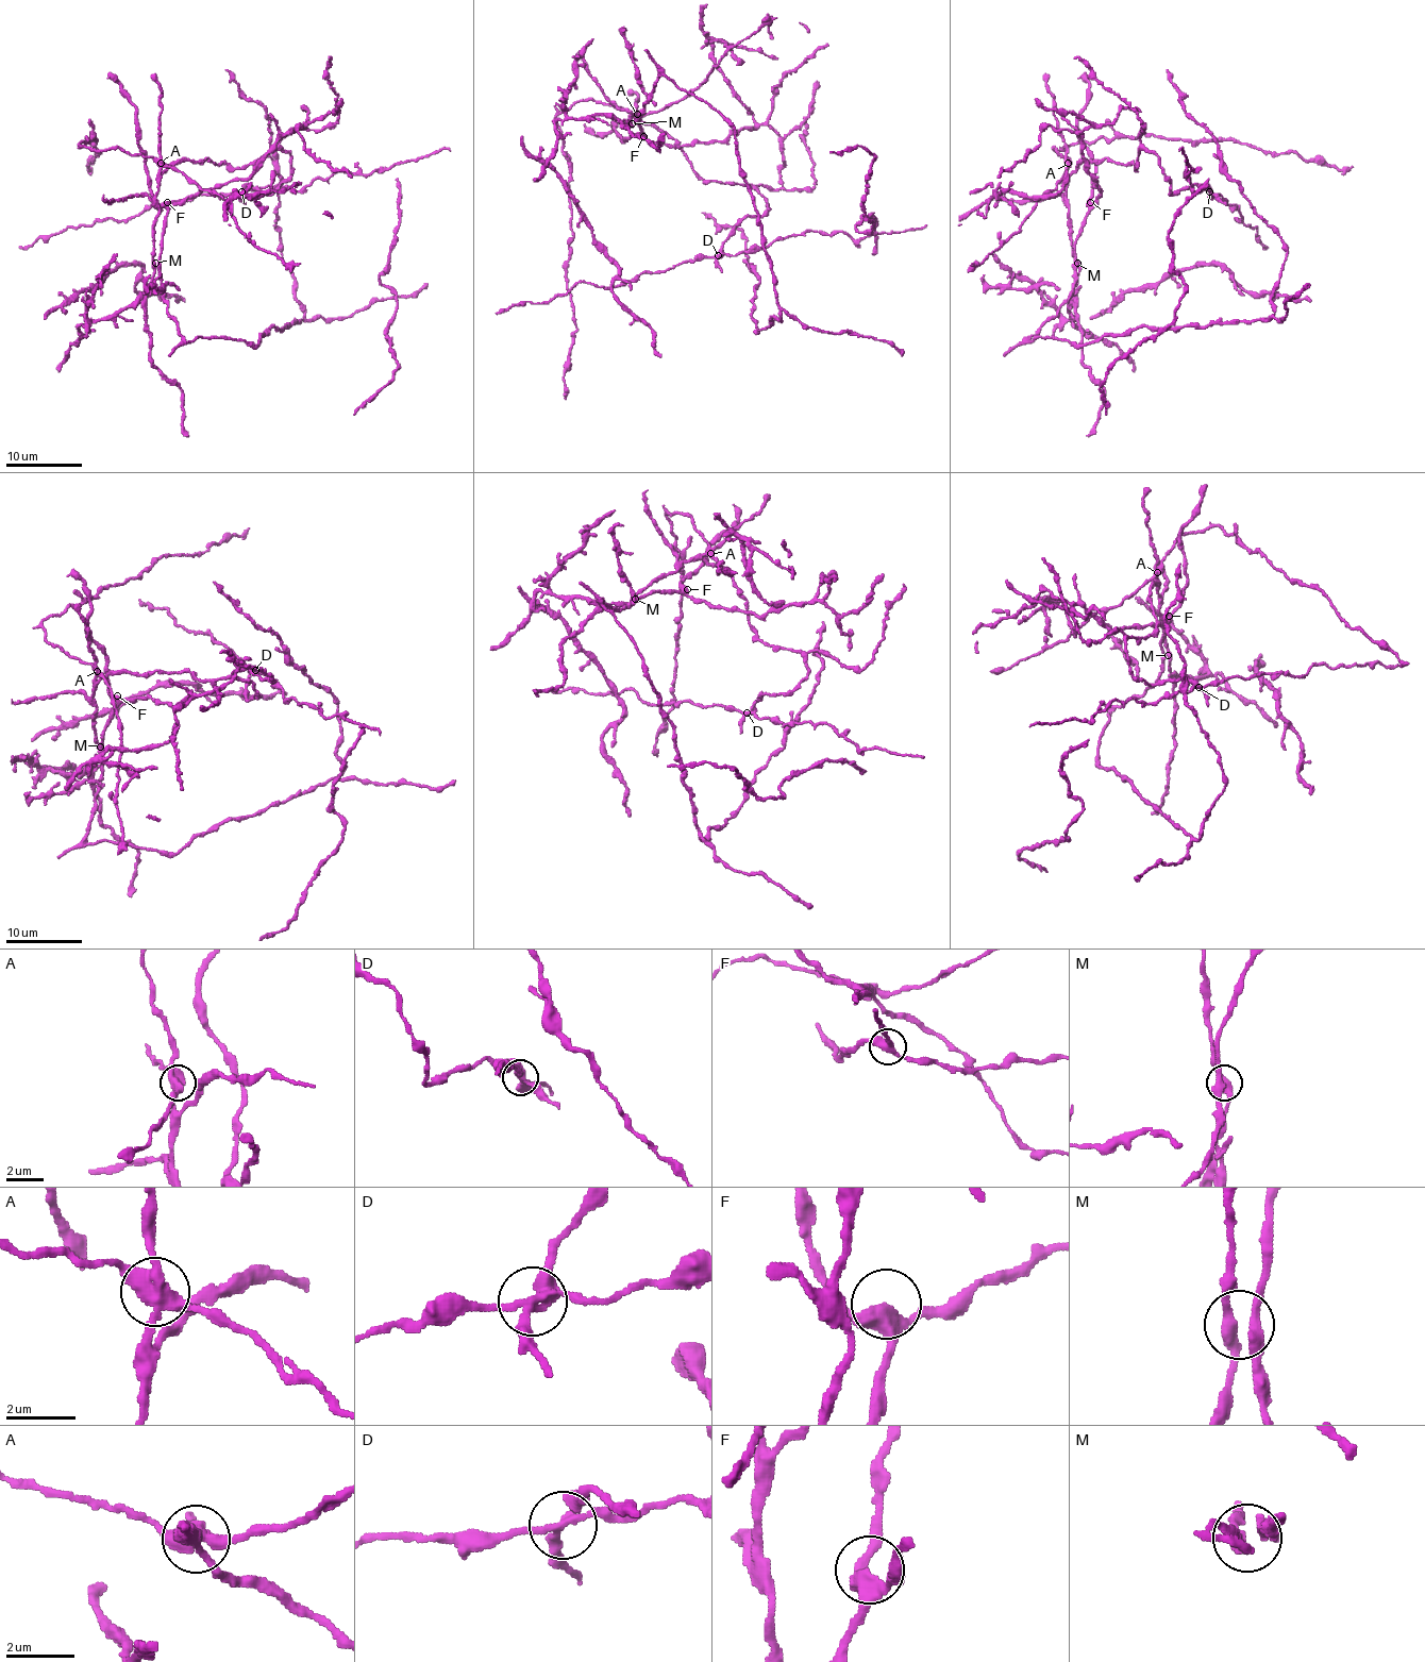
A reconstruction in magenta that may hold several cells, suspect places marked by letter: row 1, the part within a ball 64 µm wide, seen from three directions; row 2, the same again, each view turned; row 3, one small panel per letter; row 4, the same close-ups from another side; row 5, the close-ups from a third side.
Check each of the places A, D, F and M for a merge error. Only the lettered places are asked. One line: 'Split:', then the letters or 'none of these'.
Split: A, D

